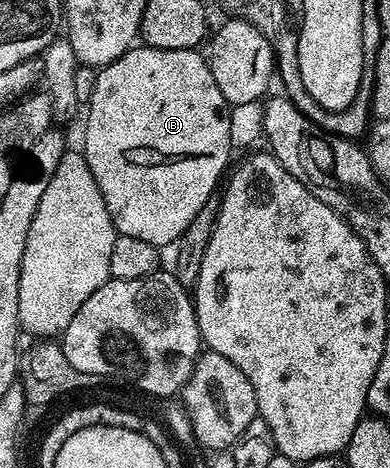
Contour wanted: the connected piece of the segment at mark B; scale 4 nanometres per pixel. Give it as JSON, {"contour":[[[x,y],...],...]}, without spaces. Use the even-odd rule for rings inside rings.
{"contour":[[[142,44],[140,47],[129,49],[122,57],[115,59],[98,72],[95,95],[91,95],[87,106],[89,114],[85,117],[83,152],[87,159],[87,167],[91,167],[91,175],[95,175],[95,183],[103,195],[103,203],[107,203],[107,211],[120,235],[131,235],[131,239],[143,239],[143,243],[151,243],[158,247],[172,246],[181,238],[183,231],[191,227],[191,219],[195,219],[195,215],[203,211],[203,203],[207,203],[207,199],[218,192],[230,168],[229,153],[231,154],[233,144],[229,134],[227,103],[223,99],[223,91],[219,91],[215,84],[215,75],[211,75],[208,60],[199,54],[197,49],[153,49]]]}

